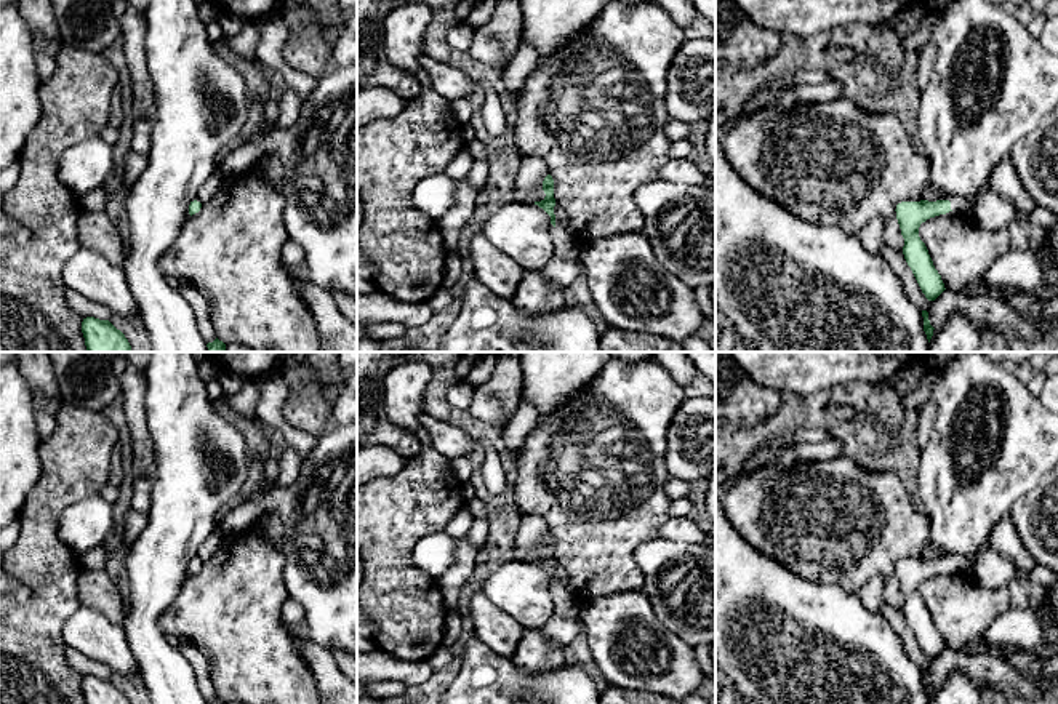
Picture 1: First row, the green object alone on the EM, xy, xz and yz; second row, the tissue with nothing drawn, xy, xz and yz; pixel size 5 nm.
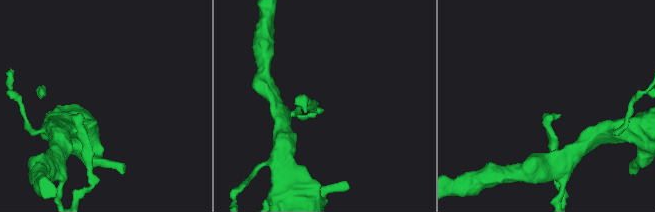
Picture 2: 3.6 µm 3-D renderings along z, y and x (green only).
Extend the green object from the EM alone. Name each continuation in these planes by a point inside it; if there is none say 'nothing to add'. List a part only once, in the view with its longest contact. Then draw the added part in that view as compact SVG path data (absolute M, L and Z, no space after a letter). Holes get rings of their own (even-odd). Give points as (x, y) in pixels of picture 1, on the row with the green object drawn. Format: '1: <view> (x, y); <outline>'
1: yz (957, 205); M991 174L988 178L988 181L984 182L984 186L981 187L980 194L975 198L960 198L960 197L952 197L951 202L951 210L954 213L962 213L970 210L972 206L976 205L976 202L980 200L980 197L983 194L986 194L991 189Z

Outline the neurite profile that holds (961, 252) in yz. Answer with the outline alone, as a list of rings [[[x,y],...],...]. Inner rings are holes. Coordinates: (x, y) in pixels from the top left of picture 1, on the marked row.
[[[949,211],[922,222],[919,237],[946,290],[965,296],[989,293],[1007,301],[1015,296],[1013,286],[992,286],[981,278],[1000,256],[1010,251],[1007,229],[981,229]]]

